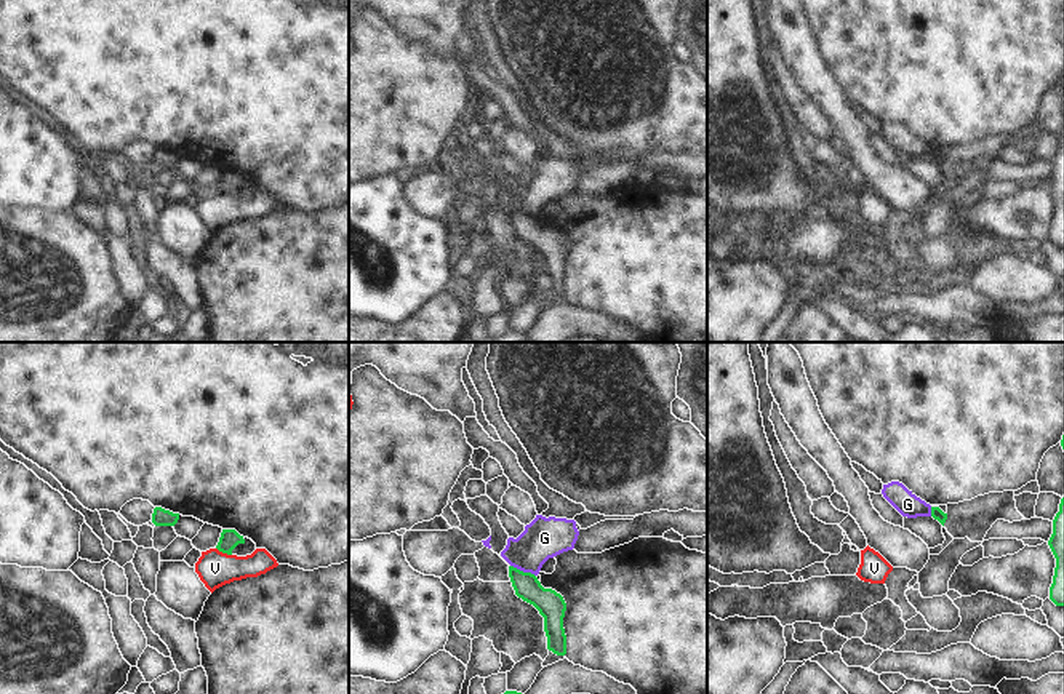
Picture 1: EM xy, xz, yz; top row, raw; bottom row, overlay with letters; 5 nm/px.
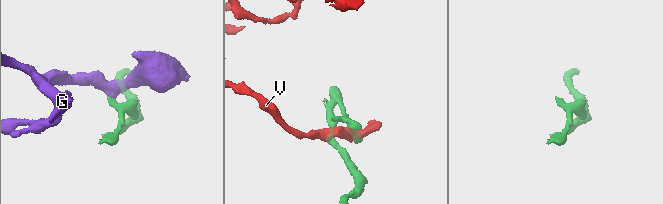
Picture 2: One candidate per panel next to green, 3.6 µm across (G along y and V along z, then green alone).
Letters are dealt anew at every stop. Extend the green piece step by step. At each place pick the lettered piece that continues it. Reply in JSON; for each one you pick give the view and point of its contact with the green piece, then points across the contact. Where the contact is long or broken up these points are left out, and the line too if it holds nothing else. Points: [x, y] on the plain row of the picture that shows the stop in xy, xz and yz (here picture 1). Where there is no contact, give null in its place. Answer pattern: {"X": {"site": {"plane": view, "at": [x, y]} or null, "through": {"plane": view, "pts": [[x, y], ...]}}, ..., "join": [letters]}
{"join": []}

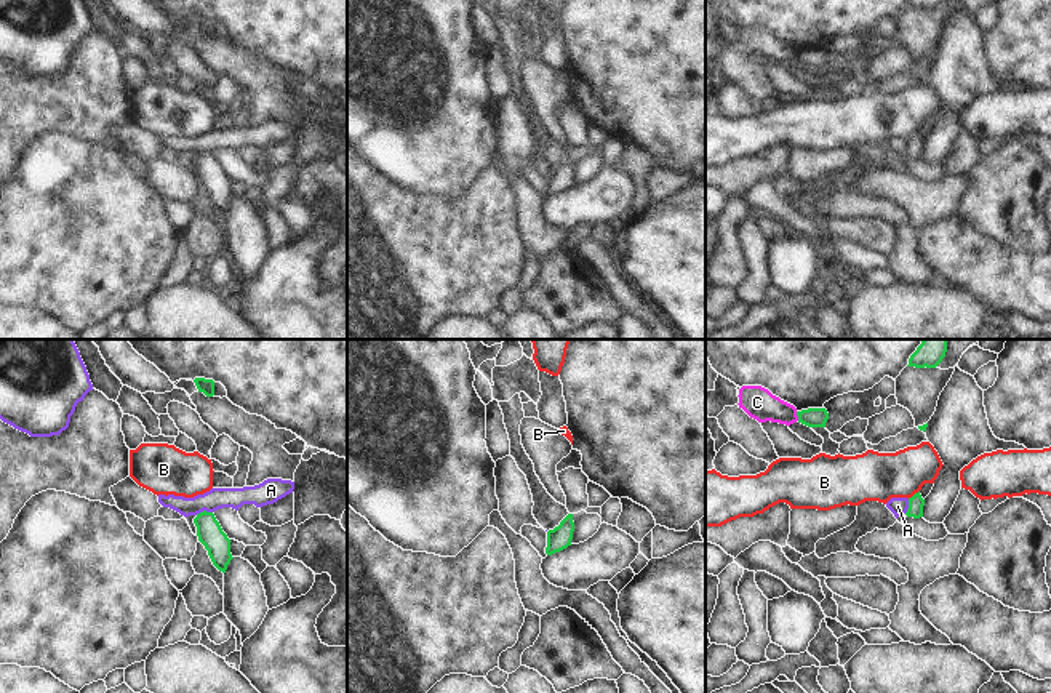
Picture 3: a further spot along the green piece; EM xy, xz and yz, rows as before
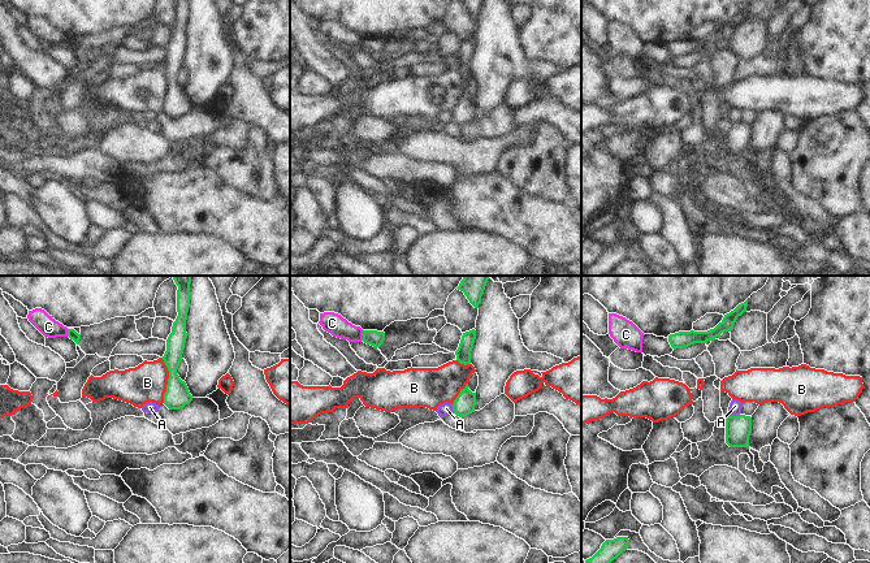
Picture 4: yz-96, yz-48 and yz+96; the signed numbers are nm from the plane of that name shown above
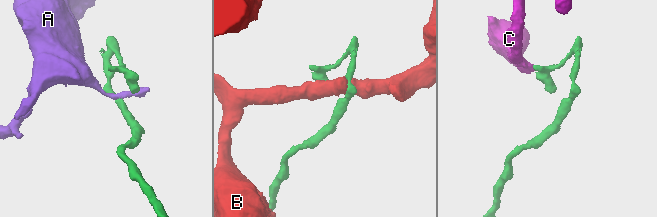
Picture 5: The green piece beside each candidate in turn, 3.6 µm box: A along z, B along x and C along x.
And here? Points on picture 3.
{"join": []}

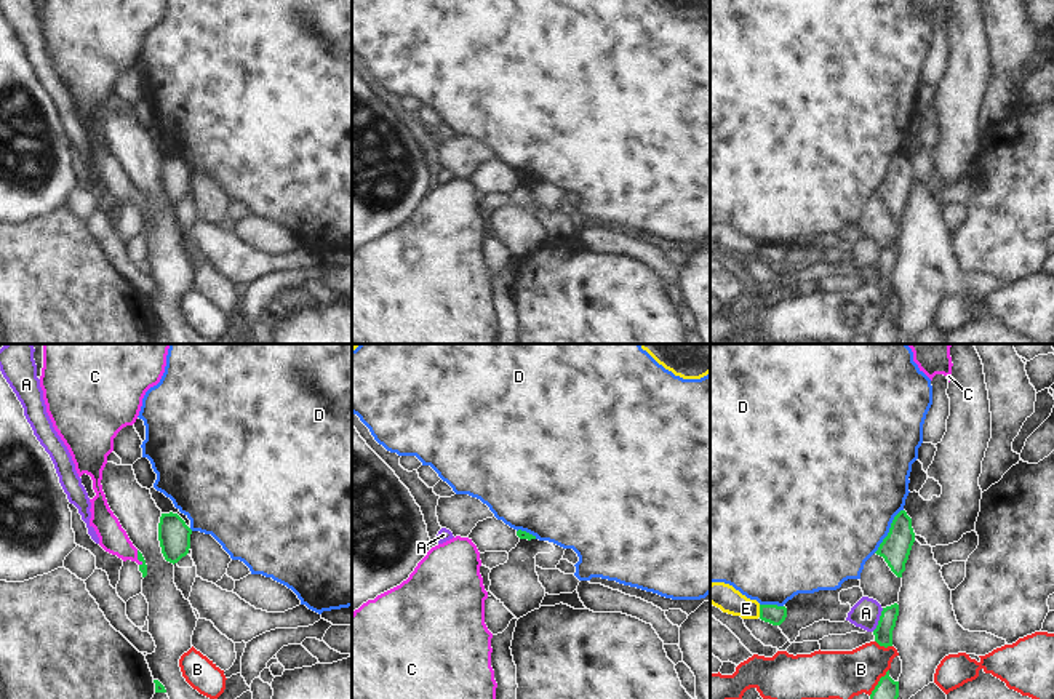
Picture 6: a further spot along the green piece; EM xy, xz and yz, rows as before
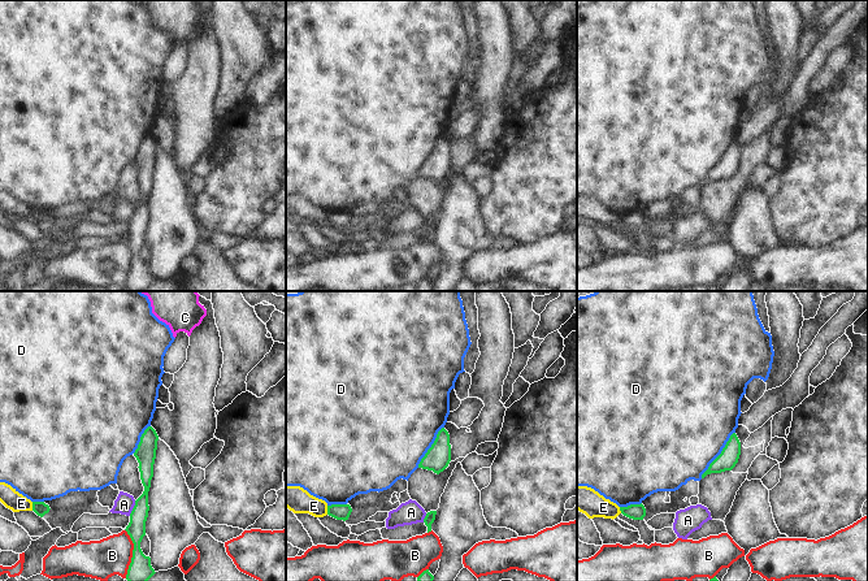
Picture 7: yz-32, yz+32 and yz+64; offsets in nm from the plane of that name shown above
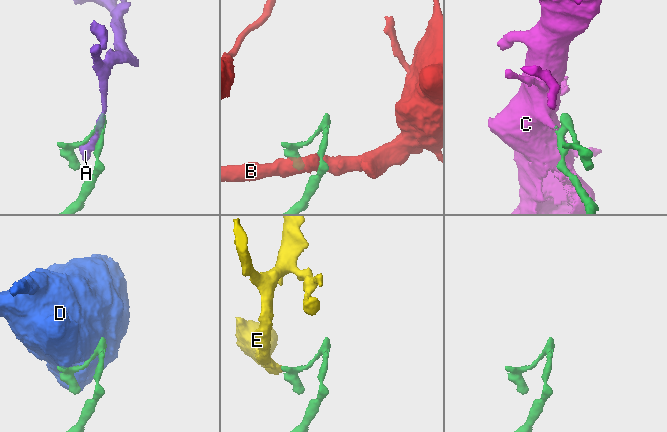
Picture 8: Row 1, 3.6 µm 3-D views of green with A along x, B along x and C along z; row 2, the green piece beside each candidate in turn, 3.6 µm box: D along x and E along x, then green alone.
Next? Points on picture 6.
{"C": {"site": {"plane": "xy", "at": [138, 200]}, "through": {"plane": "xy", "pts": [[143, 210], [138, 200], [112, 179]]}}, "join": ["C"]}

